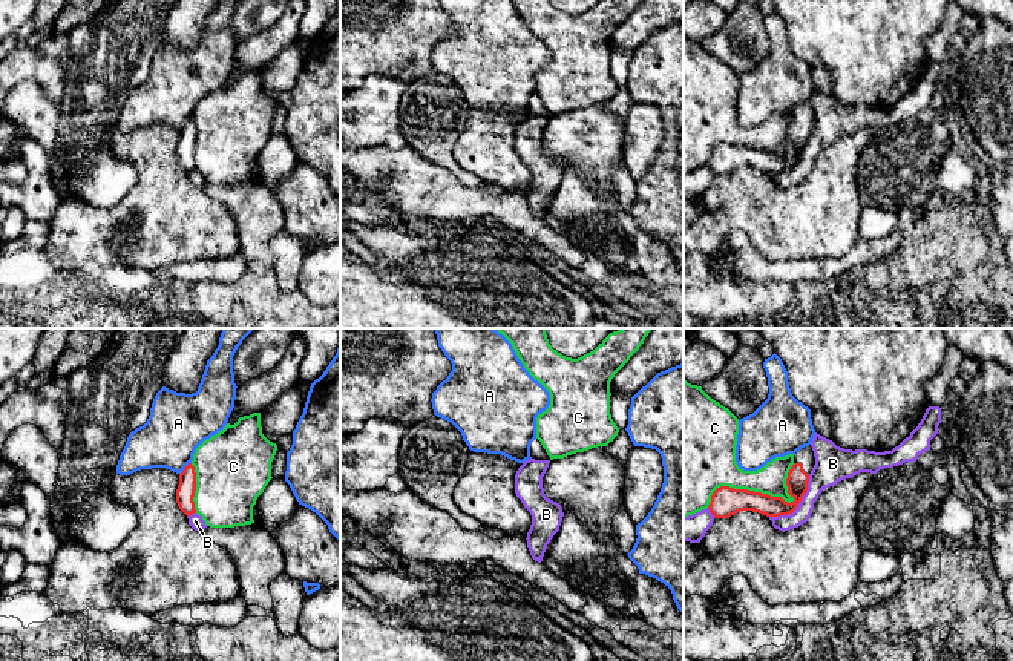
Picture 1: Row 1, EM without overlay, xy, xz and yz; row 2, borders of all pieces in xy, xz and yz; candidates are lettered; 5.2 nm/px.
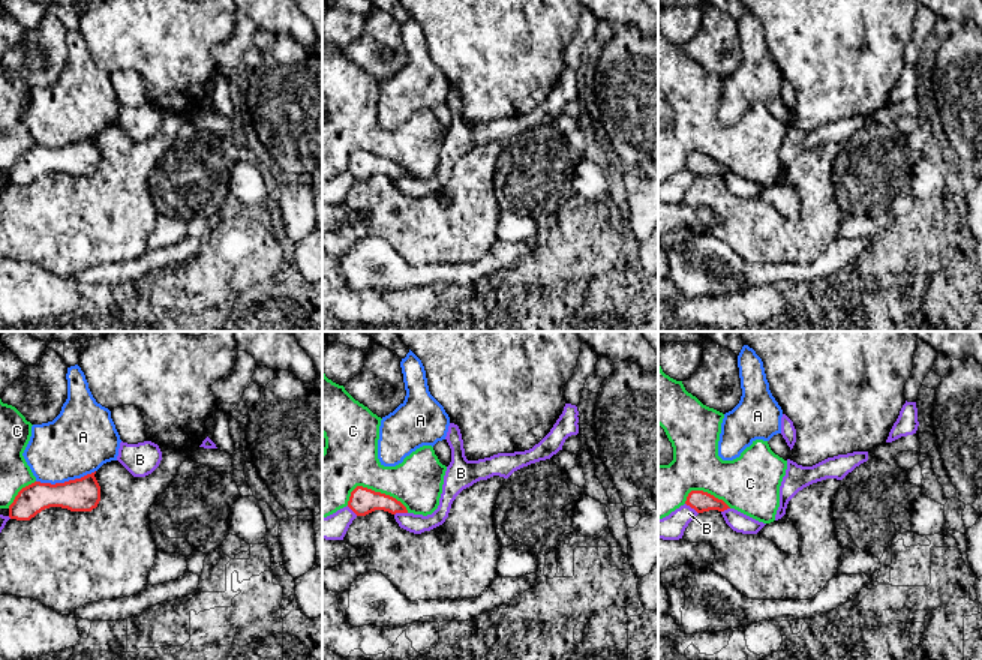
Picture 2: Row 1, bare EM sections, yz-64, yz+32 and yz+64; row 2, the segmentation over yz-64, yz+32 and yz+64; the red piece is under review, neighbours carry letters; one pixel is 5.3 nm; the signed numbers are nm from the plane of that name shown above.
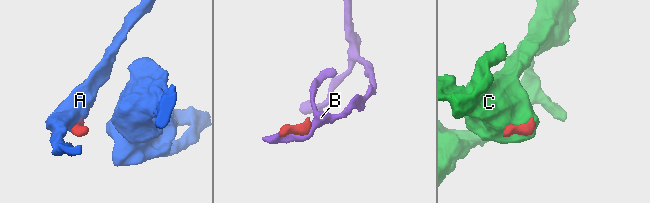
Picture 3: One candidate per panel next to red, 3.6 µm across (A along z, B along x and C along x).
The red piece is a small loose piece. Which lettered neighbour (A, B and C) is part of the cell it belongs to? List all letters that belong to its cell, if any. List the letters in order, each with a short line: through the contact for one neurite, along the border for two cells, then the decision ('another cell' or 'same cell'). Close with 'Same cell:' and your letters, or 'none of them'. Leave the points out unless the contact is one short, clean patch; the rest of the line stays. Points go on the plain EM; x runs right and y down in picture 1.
A: line xy (190, 118), (180, 131); another cell
B: another cell
C: another cell
Same cell: none of them

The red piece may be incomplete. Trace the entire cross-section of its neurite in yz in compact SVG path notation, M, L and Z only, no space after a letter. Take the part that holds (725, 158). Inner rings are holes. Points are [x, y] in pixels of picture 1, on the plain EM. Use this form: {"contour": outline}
{"contour": "M811 101L795 109L794 121L786 135L788 150L794 155L791 159L782 153L720 143L713 149L708 166L714 175L729 175L740 167L752 167L766 173L789 172L797 166L808 147L809 130L814 121L815 113Z"}

